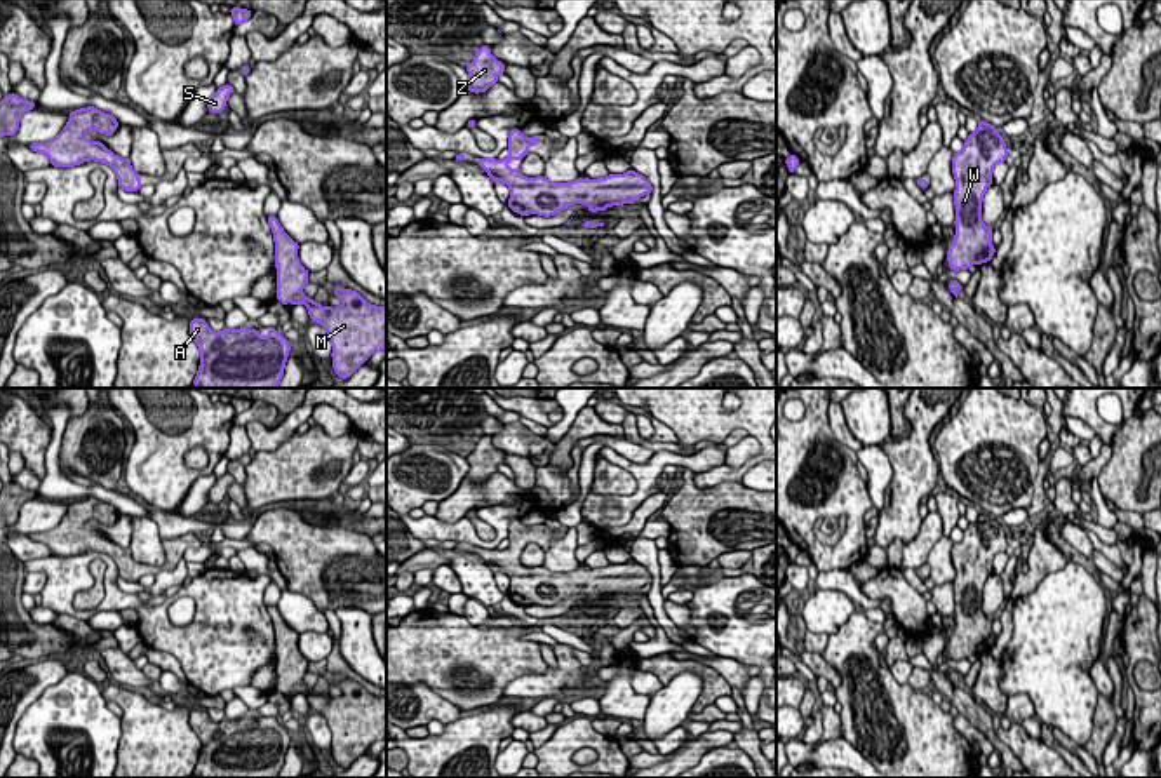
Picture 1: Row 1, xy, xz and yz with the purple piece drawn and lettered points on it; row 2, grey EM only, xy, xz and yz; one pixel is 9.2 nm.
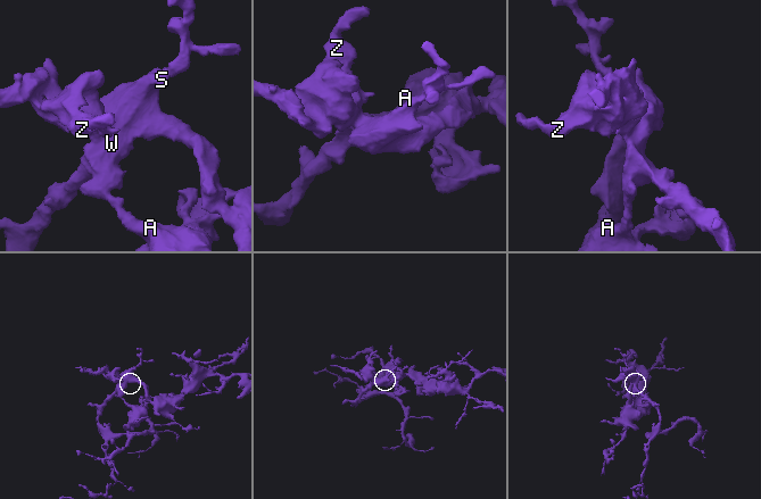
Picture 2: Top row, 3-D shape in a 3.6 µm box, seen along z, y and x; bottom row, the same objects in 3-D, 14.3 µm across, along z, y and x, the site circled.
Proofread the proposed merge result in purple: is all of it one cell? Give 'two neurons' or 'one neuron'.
one neuron

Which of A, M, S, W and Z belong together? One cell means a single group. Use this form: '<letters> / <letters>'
A M S W Z

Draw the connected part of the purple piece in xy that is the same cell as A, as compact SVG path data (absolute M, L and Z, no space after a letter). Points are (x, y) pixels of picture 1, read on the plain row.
M193 708L190 726L200 740L200 755L193 769L197 778L279 778L291 741L280 721L268 719L266 728L247 717L214 722L207 710Z

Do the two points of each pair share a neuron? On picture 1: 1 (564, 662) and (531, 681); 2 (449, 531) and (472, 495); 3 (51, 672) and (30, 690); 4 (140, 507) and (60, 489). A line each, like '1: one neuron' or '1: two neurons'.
1: one neuron
2: two neurons
3: one neuron
4: one neuron

